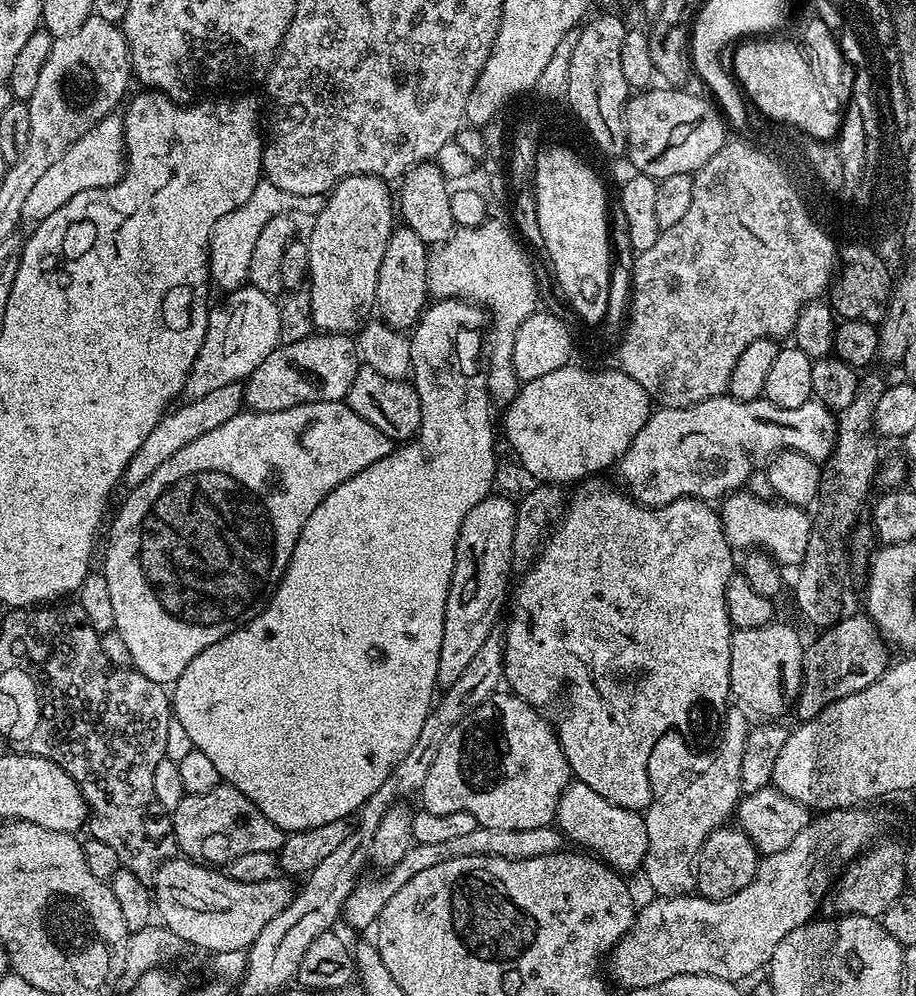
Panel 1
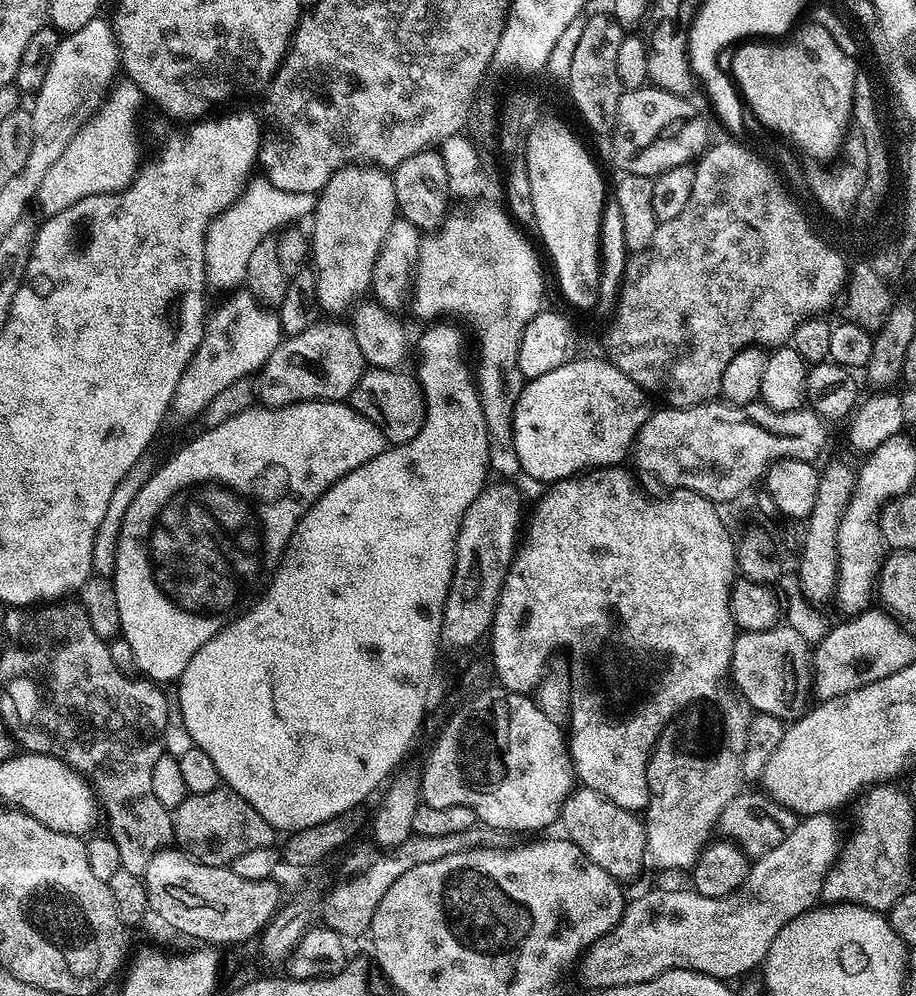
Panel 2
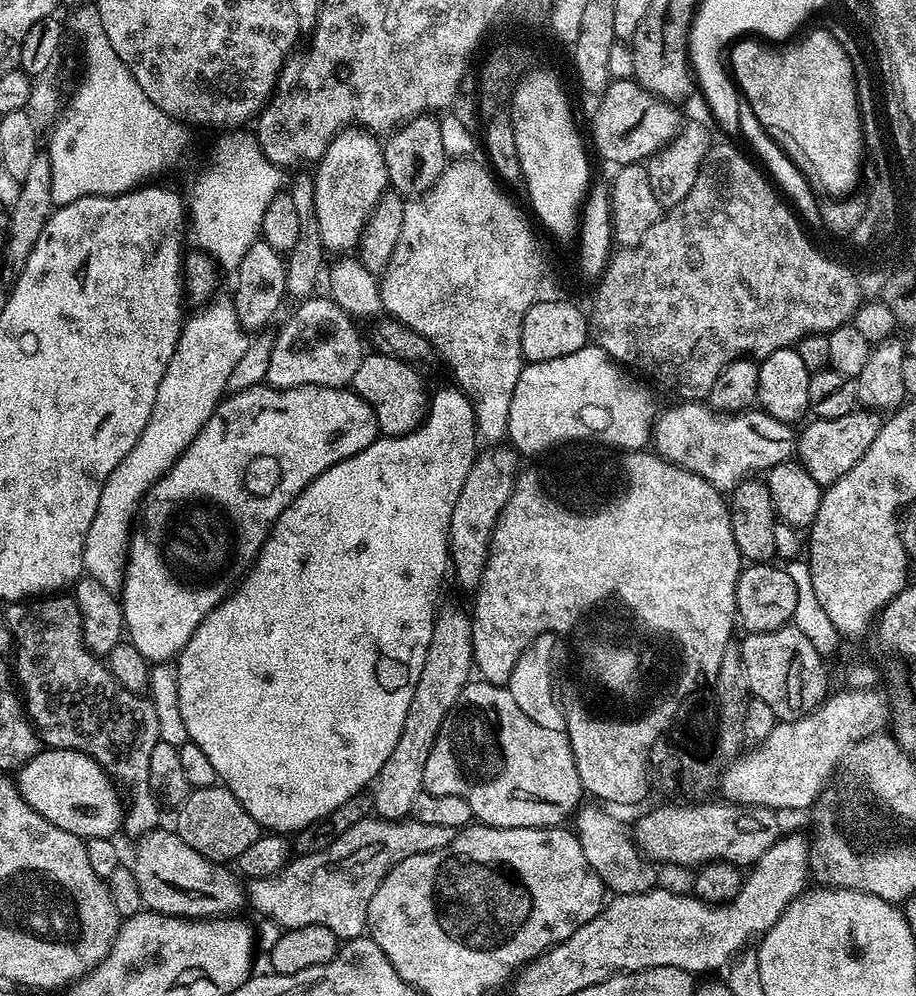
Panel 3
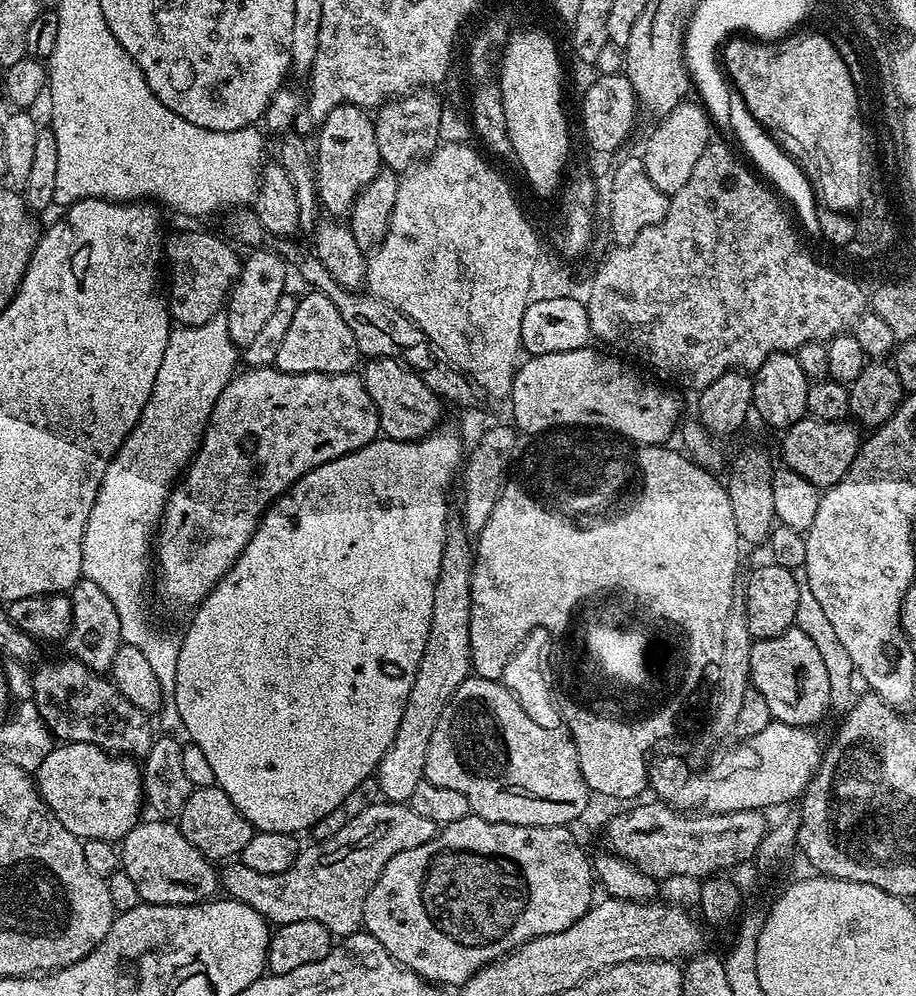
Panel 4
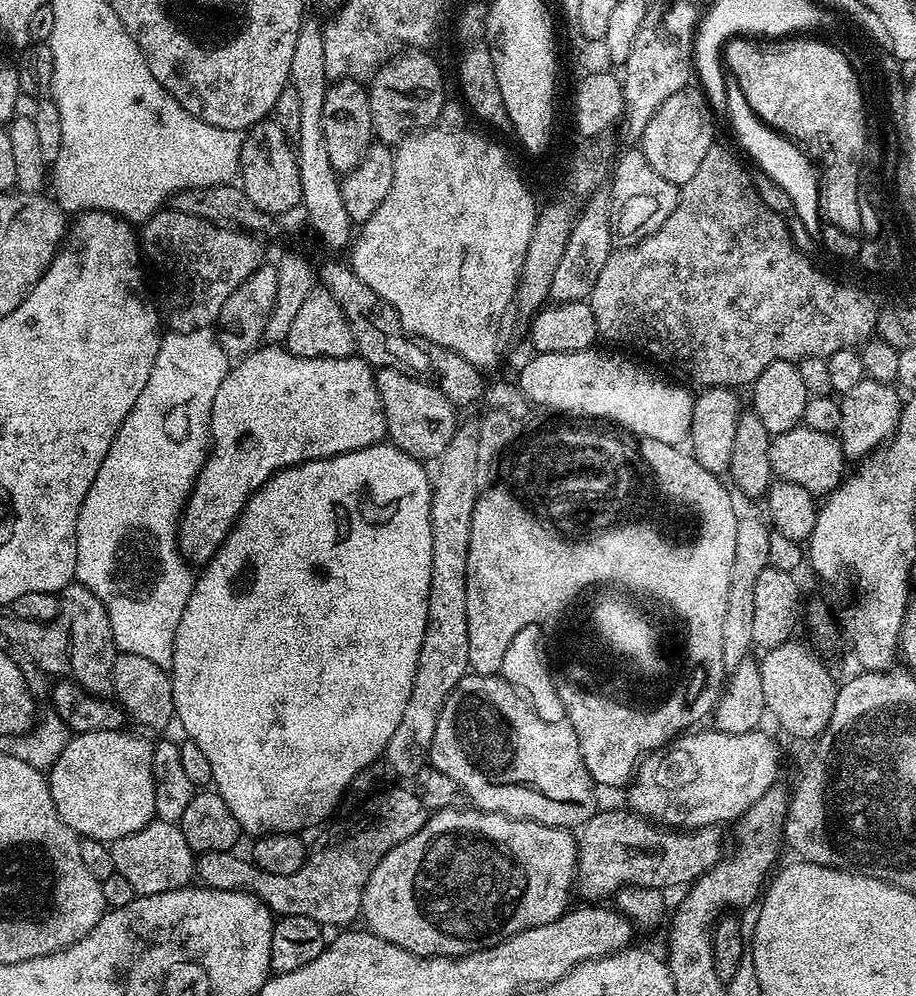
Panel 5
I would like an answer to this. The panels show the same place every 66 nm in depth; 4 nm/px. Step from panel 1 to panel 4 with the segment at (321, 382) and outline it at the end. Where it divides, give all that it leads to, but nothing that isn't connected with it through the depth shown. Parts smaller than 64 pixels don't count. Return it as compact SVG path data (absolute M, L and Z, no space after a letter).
M315 290L305 291L305 296L302 295L297 299L296 309L294 310L294 319L290 322L290 330L286 330L286 338L282 338L282 347L278 350L278 358L276 359L275 367L282 369L283 372L290 374L310 374L311 372L321 372L322 374L342 374L343 372L351 372L361 363L362 357L358 350L358 342L354 338L354 334L350 334L350 326L346 326L346 321L342 319L342 314L338 314L338 306L334 306L334 302L330 298L326 298L326 294Z

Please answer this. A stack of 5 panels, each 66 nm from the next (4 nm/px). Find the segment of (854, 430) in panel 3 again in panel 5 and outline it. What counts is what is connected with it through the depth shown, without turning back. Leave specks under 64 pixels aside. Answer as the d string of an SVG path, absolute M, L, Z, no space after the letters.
M801 426L773 436L770 442L770 466L773 477L794 482L794 486L810 490L810 494L817 498L827 497L829 492L840 487L846 476L844 464L846 465L846 457L840 441L831 432L810 430Z

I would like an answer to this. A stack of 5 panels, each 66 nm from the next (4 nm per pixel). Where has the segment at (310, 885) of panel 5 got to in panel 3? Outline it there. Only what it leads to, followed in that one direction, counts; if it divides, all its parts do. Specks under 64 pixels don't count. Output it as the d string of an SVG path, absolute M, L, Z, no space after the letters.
M367 818L329 839L321 852L297 855L278 874L249 879L246 900L250 908L252 904L254 911L272 916L277 929L321 924L341 941L352 940L365 935L370 898L374 898L374 890L378 890L388 871L402 862L402 858L410 858L410 854L442 850L442 846L451 842L453 835L453 829L446 826L430 826L430 822L418 822L411 818Z

